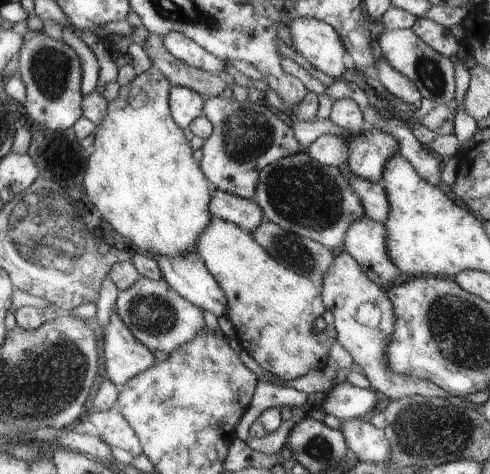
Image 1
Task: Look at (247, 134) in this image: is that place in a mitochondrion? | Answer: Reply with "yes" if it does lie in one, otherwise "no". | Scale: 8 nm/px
yes

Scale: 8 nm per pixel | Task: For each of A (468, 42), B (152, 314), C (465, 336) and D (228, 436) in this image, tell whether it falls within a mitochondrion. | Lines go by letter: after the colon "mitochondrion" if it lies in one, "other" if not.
A: other
B: mitochondrion
C: mitochondrion
D: other

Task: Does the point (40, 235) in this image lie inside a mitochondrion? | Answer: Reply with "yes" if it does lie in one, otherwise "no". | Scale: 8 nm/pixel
yes

